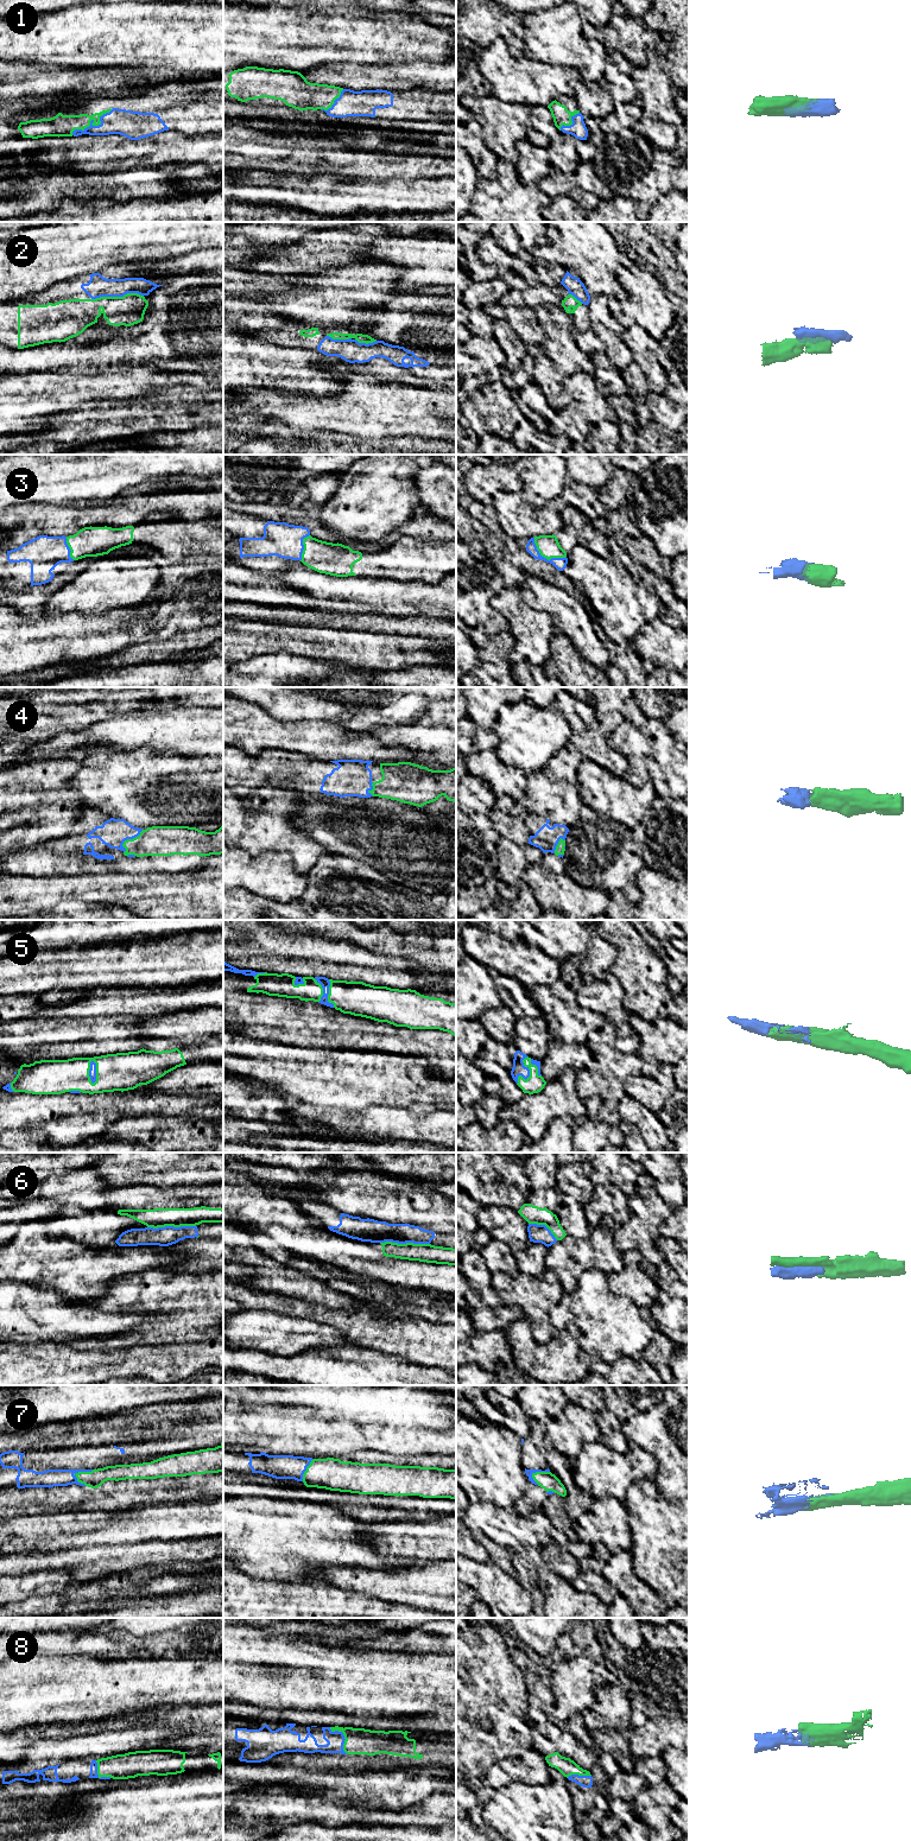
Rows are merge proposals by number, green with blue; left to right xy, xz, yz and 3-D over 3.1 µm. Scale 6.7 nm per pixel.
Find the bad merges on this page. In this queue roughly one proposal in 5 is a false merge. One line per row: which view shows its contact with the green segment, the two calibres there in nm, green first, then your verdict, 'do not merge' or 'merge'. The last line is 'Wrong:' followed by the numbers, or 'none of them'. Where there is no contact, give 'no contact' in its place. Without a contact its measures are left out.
1: contact in xy; calibres 150 and 180 nm; merge
2: contact in xy; calibres 200 and 140 nm; merge
3: contact in yz; calibres 150 and 80 nm; merge
4: contact in xy; calibres 200 and 190 nm; merge
5: contact in xy; calibres 260 and 50 nm; merge
6: contact in xz; calibres 130 and 150 nm; merge
7: contact in xy; calibres 120 and 120 nm; merge
8: contact in xz; calibres 180 and 120 nm; merge
Wrong: none of them

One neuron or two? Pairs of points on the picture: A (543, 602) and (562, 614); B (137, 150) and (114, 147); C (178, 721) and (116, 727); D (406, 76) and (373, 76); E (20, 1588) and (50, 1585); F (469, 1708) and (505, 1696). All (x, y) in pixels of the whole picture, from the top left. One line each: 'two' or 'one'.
A: one
B: two
C: one
D: one
E: one
F: one

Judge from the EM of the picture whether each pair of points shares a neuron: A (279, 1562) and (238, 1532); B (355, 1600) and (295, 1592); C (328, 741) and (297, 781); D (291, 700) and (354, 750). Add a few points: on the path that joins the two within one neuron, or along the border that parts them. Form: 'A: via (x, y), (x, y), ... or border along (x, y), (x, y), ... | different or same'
A: via (270, 1551), (248, 1532) | same
B: via (340, 1600), (310, 1600) | same
C: border along (307, 757), (316, 761) | different
D: border along (288, 721), (335, 721), (343, 728) | different

